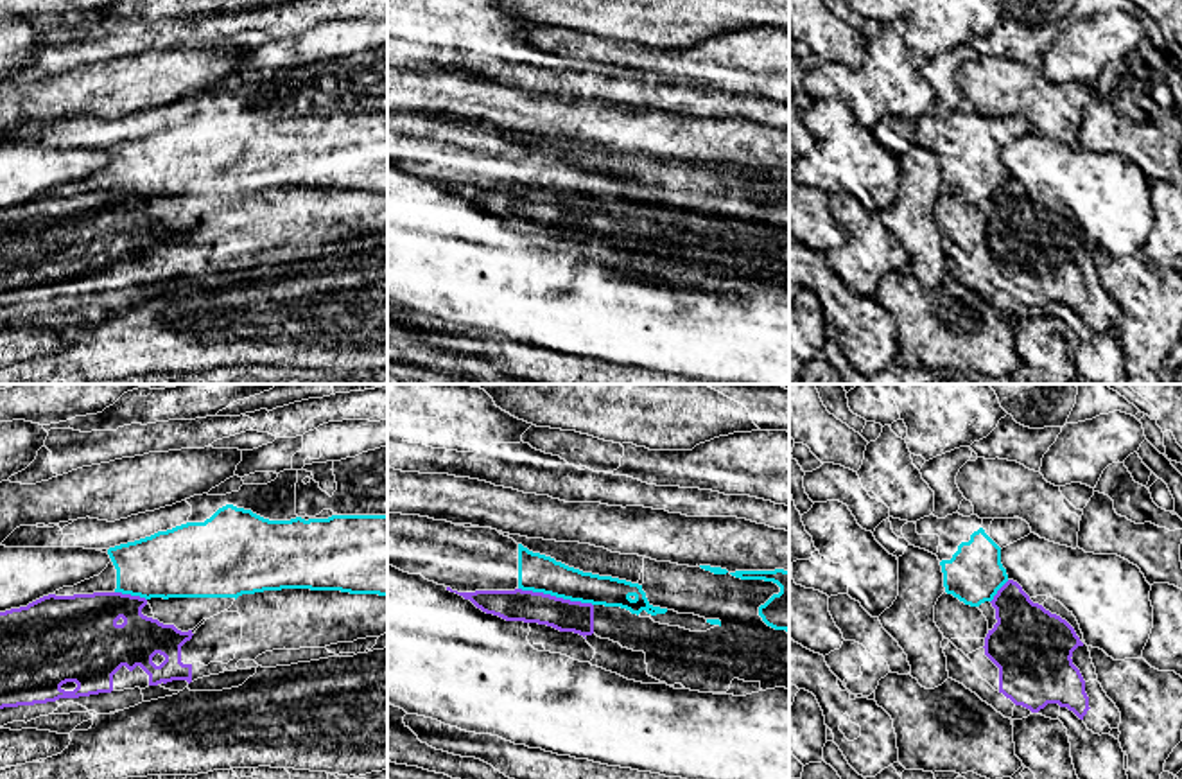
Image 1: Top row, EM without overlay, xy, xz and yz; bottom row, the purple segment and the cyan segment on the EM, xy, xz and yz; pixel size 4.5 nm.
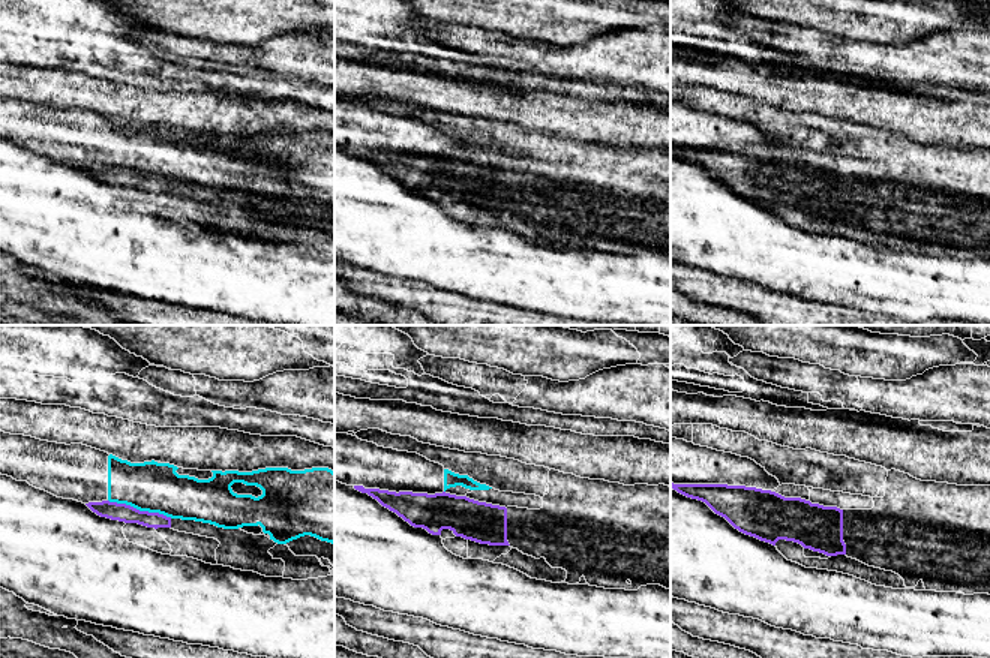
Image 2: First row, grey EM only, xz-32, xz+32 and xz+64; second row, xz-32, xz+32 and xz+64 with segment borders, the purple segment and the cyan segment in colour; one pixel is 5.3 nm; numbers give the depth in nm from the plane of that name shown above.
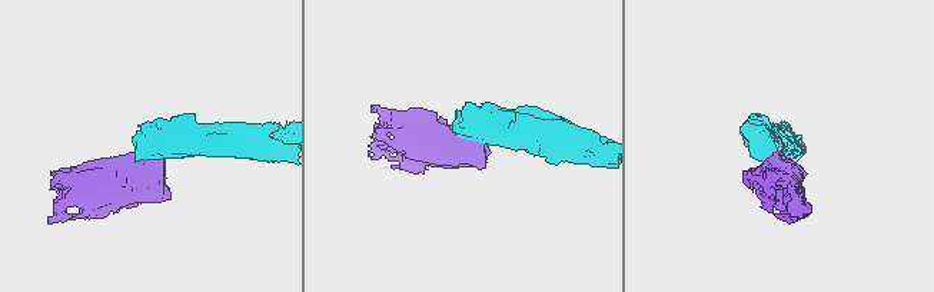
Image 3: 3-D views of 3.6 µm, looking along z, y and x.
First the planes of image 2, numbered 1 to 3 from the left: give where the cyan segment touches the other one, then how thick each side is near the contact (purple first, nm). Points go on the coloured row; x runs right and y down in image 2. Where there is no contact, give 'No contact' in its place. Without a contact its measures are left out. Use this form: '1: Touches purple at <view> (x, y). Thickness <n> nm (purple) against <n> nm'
1: Touches purple at xz-32 (138, 510). Thickness 100 nm (purple) against 280 nm
2: No contact
3: No contact

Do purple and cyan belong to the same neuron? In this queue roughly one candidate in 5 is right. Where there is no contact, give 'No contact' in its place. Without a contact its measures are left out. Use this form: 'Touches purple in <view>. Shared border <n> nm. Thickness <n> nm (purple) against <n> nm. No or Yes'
Touches purple in xz. Shared border 340 nm. Thickness 140 nm (purple) against 170 nm. No

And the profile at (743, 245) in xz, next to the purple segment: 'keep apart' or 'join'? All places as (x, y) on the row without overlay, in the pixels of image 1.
join

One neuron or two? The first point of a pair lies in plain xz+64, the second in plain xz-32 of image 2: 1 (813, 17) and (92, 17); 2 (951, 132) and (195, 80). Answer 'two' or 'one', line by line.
1: two
2: two

